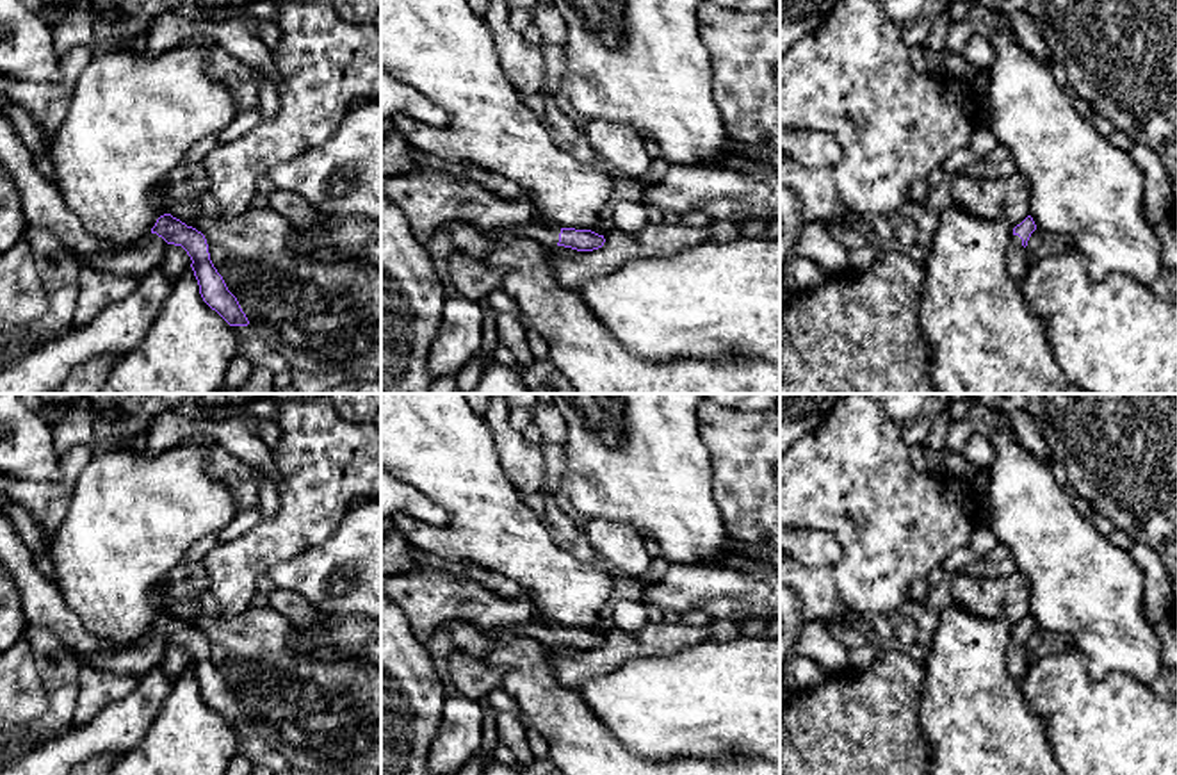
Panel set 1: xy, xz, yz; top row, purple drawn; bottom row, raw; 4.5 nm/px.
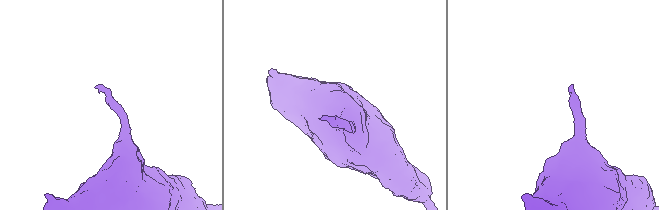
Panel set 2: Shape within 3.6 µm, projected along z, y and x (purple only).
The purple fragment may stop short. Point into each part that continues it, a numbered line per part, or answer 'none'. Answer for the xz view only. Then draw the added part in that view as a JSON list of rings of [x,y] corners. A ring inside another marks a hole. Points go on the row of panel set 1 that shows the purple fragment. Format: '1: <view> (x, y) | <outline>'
1: xz (474, 241) | [[[548,221],[522,224],[522,226],[475,226],[468,223],[449,223],[447,233],[454,244],[454,249],[468,257],[484,260],[490,253],[491,239],[499,232],[511,232],[515,235],[532,239],[543,246],[557,246],[561,226]]]

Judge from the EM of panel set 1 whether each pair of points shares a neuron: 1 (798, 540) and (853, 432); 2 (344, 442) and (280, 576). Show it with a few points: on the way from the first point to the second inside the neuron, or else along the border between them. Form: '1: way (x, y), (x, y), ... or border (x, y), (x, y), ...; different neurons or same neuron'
1: border (798, 528), (827, 530), (841, 549); different neurons
2: border (324, 542), (282, 560), (266, 572); different neurons

